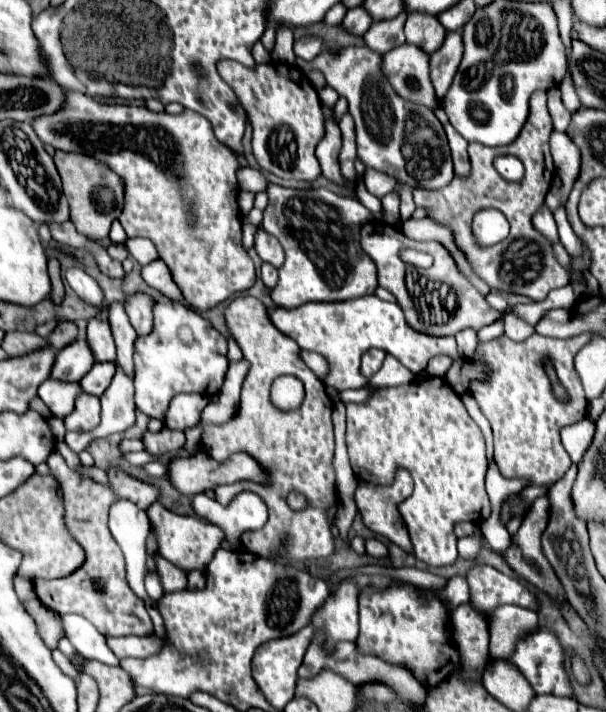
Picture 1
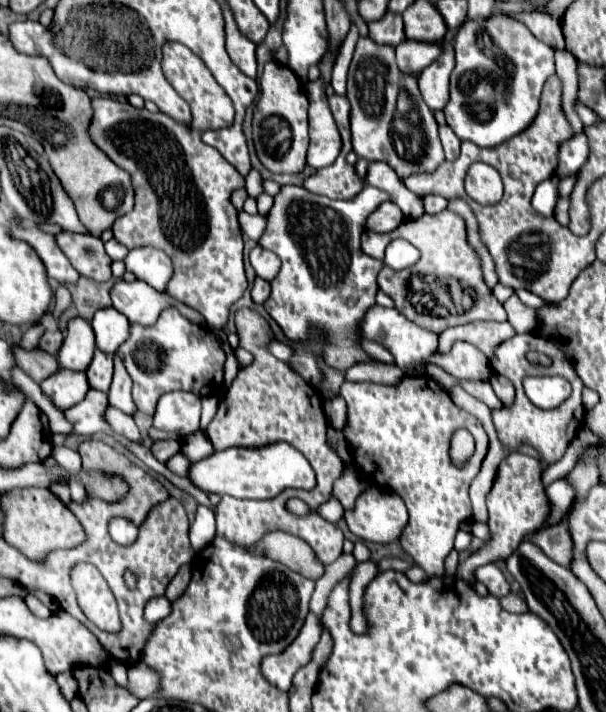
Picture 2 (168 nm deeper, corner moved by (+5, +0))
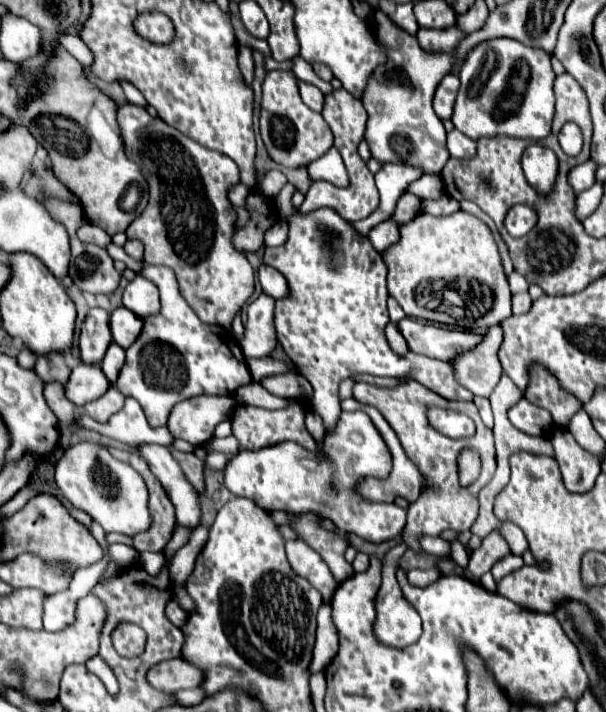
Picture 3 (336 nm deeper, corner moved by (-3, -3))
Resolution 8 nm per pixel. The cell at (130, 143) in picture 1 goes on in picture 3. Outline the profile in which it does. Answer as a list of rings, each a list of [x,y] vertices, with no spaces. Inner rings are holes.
[[[125,103],[117,109],[117,125],[121,131],[121,139],[125,145],[125,153],[131,161],[139,157],[139,169],[145,181],[149,183],[149,203],[145,211],[127,227],[127,237],[137,239],[145,245],[145,261],[169,265],[175,269],[181,295],[197,313],[203,323],[221,325],[223,329],[231,329],[235,315],[251,297],[253,285],[253,269],[245,253],[237,251],[233,245],[233,233],[237,223],[237,213],[227,197],[229,189],[239,183],[239,169],[233,159],[225,157],[223,153],[209,151],[197,141],[189,139],[187,135],[179,133],[169,123],[161,121],[159,117],[151,117],[145,107]]]

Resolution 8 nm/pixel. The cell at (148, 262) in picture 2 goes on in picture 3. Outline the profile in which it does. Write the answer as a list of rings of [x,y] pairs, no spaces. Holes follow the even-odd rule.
[[[143,261],[141,275],[157,285],[161,293],[161,313],[143,319],[141,335],[127,349],[127,361],[125,361],[125,369],[121,369],[121,377],[117,379],[117,389],[125,397],[135,397],[139,405],[143,407],[149,423],[157,427],[157,425],[167,425],[169,411],[175,403],[195,395],[233,395],[241,385],[247,385],[251,381],[251,373],[247,369],[245,355],[241,353],[241,349],[237,347],[237,343],[227,331],[219,327],[209,327],[209,325],[203,327],[203,321],[195,315],[195,311],[183,299],[175,271],[171,267],[151,265]]]

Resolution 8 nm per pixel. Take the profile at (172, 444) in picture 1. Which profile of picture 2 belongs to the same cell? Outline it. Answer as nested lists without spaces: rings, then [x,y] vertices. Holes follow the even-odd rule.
[[[157,440],[151,448],[153,456],[159,460],[159,462],[167,462],[171,456],[179,454],[181,452],[181,446],[175,442],[175,440]]]

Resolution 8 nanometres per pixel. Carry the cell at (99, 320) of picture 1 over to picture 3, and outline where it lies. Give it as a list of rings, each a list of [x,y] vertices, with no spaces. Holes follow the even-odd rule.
[[[119,307],[111,313],[111,335],[113,335],[113,341],[117,345],[121,345],[123,349],[127,349],[135,339],[137,335],[141,333],[141,325],[143,321],[129,309],[125,307]]]

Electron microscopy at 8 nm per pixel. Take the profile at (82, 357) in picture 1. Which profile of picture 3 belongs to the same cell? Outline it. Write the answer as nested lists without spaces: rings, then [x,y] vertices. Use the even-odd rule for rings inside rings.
[[[91,309],[83,321],[79,335],[79,355],[87,365],[99,365],[107,347],[111,345],[109,313],[103,309]]]

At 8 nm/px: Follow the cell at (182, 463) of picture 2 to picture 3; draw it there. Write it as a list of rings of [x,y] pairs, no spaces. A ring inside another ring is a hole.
[[[209,453],[209,455],[205,457],[205,469],[213,469],[213,471],[223,469],[227,461],[229,461],[229,457],[223,455],[223,453]]]

